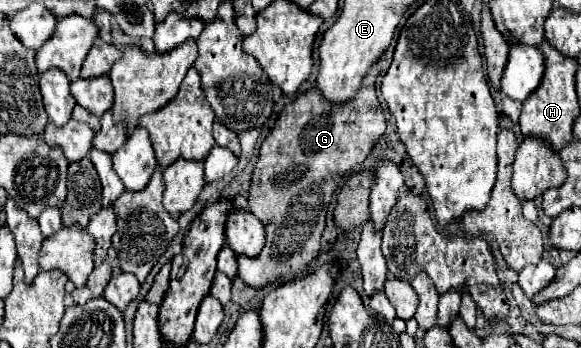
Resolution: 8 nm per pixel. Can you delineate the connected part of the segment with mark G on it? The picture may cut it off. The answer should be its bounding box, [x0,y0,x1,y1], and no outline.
[238,62,386,288]

